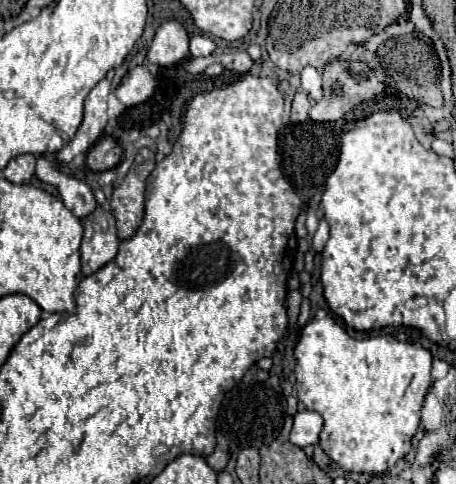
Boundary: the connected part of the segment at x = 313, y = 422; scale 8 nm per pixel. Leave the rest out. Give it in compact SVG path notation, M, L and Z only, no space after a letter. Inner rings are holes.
M299 411L293 417L293 429L289 435L289 441L297 447L315 445L319 441L319 433L323 427L323 417L315 411Z

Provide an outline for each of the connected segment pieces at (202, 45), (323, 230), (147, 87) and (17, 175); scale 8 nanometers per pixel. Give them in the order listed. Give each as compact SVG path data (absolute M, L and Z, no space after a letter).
M193 35L189 39L189 49L191 49L191 57L205 57L215 51L215 43L205 35Z
M321 219L319 229L317 229L315 235L313 235L313 247L315 247L317 251L321 251L321 249L325 247L327 239L329 239L329 223L327 223L325 219Z
M137 65L121 79L121 85L115 89L115 95L125 107L133 107L145 103L153 95L153 91L155 91L153 75L145 65Z
M19 155L9 161L3 171L5 179L11 183L29 183L35 175L35 157L33 155Z

